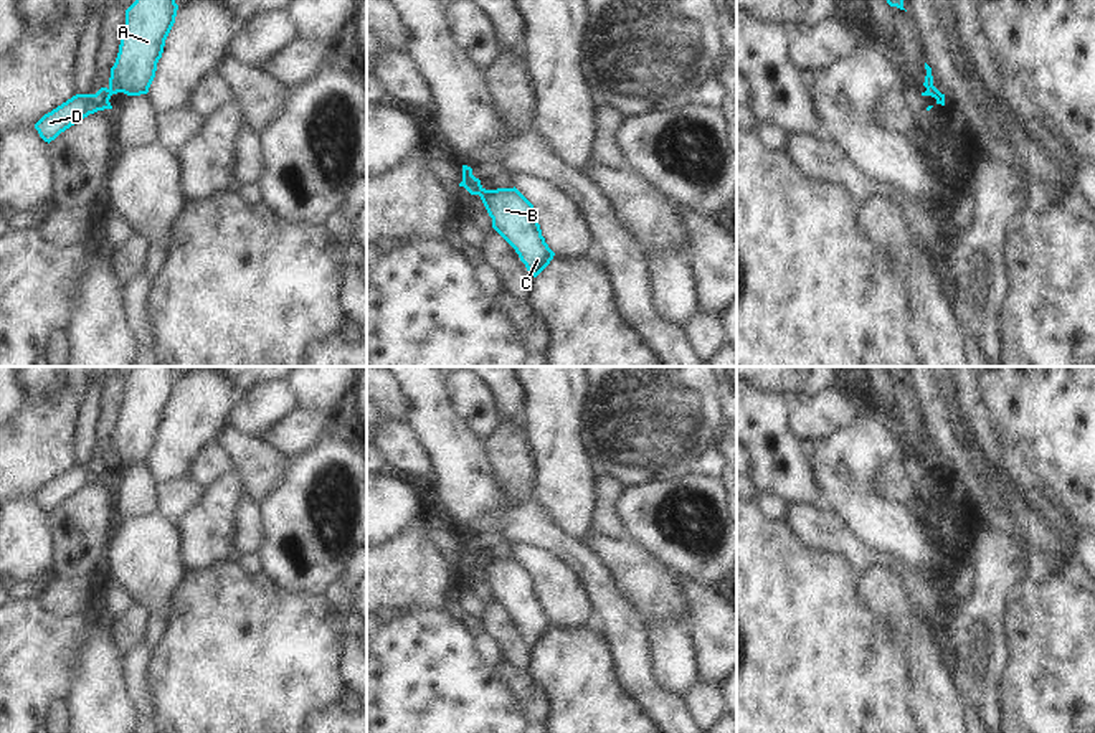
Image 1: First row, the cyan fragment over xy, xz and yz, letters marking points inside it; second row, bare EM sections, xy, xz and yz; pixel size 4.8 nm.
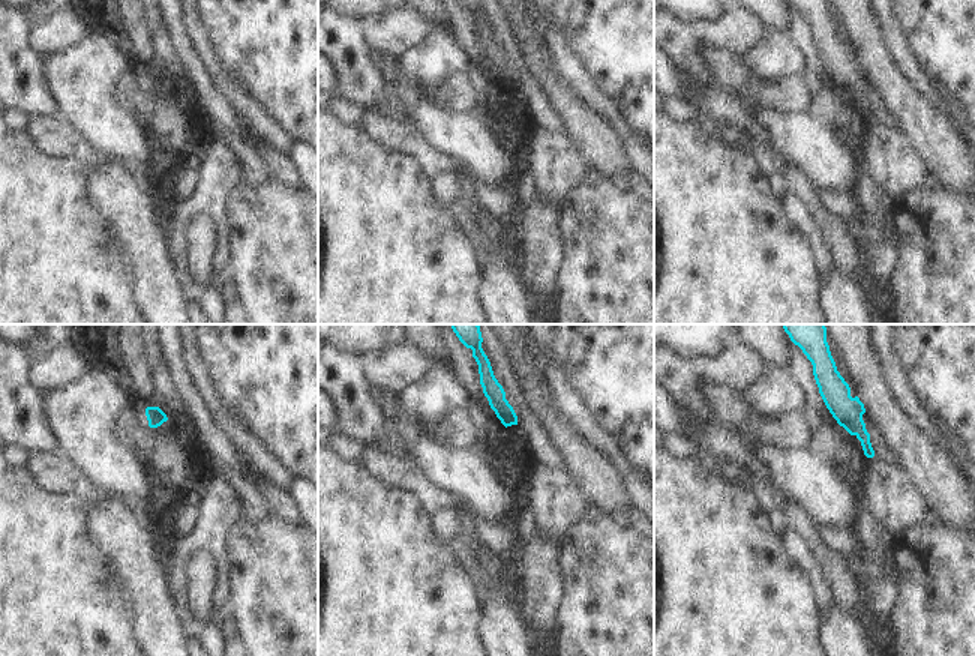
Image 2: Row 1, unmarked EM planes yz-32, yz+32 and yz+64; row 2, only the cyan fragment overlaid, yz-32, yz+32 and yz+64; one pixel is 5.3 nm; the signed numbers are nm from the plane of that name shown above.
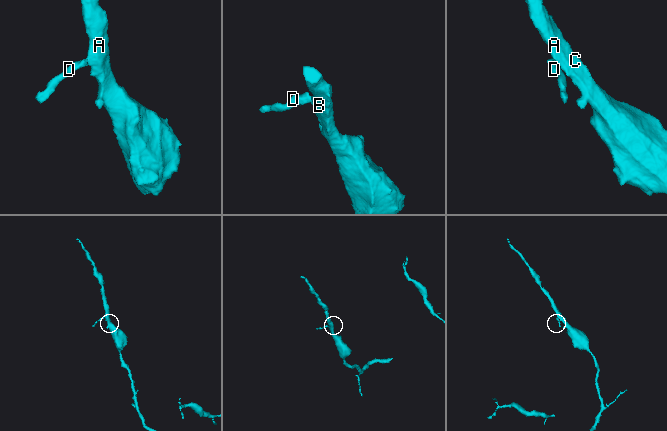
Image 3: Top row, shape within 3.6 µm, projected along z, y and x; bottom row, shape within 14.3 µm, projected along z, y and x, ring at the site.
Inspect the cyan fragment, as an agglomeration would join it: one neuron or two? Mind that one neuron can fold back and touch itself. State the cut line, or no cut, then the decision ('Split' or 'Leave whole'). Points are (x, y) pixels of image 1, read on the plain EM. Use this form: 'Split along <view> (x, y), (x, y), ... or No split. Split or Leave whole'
Split along xz (483, 558), (478, 563). Split

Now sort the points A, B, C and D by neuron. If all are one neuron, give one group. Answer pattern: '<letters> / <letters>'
A B C / D

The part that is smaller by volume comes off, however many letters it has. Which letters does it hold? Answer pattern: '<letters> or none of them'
D

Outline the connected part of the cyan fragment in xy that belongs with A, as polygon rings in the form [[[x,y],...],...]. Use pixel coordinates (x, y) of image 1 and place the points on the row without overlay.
[[[137,366],[126,380],[126,396],[109,447],[112,464],[149,462],[177,380],[175,366]]]

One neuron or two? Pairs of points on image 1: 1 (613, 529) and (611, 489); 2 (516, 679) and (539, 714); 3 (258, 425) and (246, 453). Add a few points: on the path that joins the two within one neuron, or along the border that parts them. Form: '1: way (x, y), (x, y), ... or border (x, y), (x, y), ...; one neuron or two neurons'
1: way (610, 519), (610, 499); one neuron
2: way (524, 687), (537, 705); one neuron
3: border (230, 423), (260, 438); two neurons

